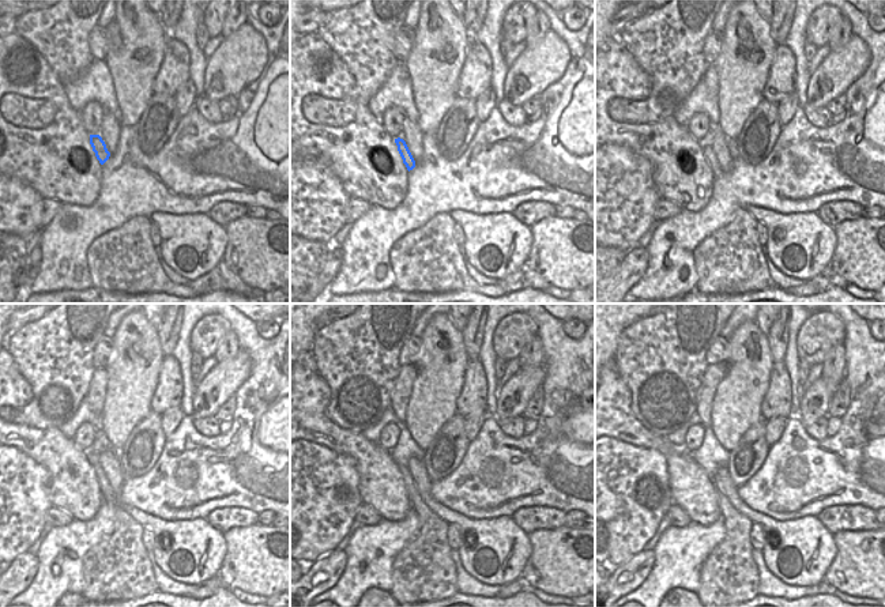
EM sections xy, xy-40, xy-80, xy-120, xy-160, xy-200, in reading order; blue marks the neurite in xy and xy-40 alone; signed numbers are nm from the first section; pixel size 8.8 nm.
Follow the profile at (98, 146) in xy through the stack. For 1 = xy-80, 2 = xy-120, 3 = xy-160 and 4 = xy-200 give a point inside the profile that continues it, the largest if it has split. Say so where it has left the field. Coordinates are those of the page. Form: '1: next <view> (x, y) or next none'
1: next xy-80 (708, 151)
2: next xy-120 (117, 569)
3: next xy-160 (422, 572)
4: next xy-200 (729, 575)

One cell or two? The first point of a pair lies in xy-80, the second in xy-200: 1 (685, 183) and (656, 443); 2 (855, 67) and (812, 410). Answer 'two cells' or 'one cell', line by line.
1: one cell
2: one cell

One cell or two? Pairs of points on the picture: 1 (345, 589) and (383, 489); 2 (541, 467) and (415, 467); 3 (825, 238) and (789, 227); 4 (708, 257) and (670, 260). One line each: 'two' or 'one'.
1: two
2: two
3: one
4: two

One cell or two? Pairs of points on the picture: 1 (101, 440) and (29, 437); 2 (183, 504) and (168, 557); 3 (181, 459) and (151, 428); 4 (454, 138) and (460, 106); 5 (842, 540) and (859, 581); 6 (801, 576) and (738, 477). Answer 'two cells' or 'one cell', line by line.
1: two cells
2: two cells
3: two cells
4: one cell
5: one cell
6: two cells

